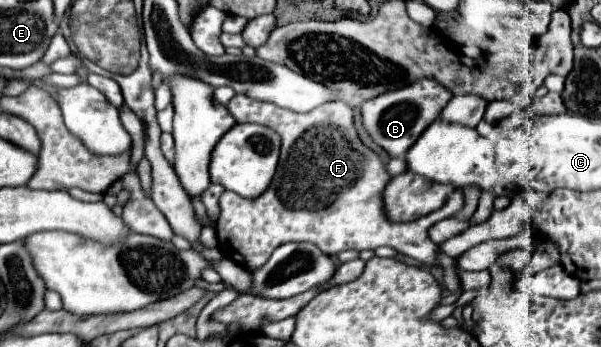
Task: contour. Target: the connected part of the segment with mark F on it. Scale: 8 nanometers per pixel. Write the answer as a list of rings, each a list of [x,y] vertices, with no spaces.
[[[234,95],[226,109],[236,123],[266,125],[282,137],[278,169],[270,187],[258,199],[246,199],[234,195],[234,191],[224,191],[220,197],[216,233],[226,259],[242,267],[258,267],[270,259],[276,247],[310,241],[326,255],[336,255],[344,249],[362,251],[388,245],[424,265],[436,263],[438,245],[428,239],[428,229],[436,221],[452,217],[462,207],[462,191],[452,191],[438,213],[428,213],[422,221],[388,221],[382,209],[382,191],[390,175],[380,157],[360,143],[352,125],[354,111],[348,105],[326,103],[310,113],[294,113],[274,103]]]

